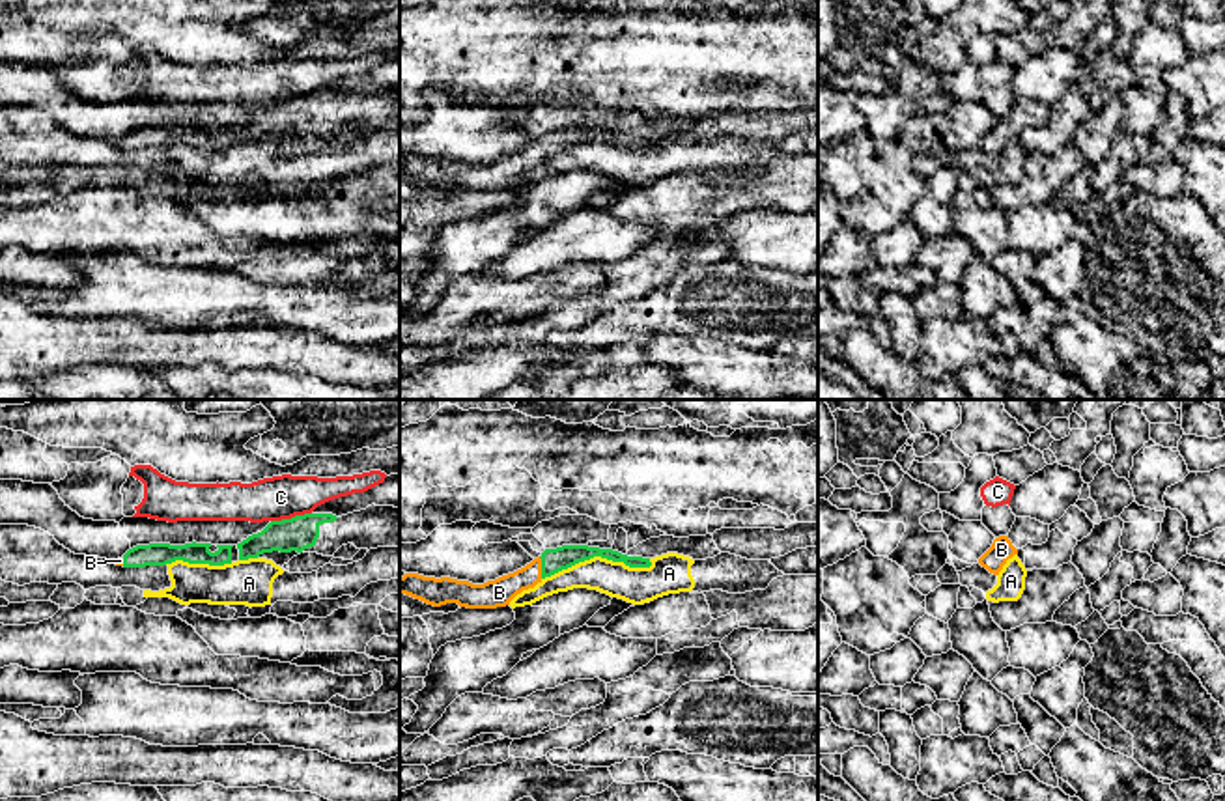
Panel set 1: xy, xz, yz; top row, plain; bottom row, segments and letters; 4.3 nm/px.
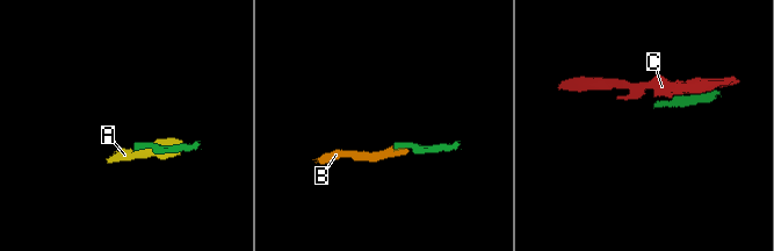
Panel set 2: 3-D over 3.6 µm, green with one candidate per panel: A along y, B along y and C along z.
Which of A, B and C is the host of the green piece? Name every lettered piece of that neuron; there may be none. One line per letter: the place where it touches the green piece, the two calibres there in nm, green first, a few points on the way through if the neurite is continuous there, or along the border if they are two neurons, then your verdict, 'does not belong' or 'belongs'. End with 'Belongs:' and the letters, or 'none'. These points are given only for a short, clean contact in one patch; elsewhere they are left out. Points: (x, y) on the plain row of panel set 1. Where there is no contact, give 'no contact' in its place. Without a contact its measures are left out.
A: xz (596, 137) | 110/160 nm | does not belong
B: xz (542, 150) | 110/120 nm | across xz (553, 142), (542, 150), (499, 174) | belongs
C: xy (292, 99) | 150/190 nm | does not belong
Belongs: B

